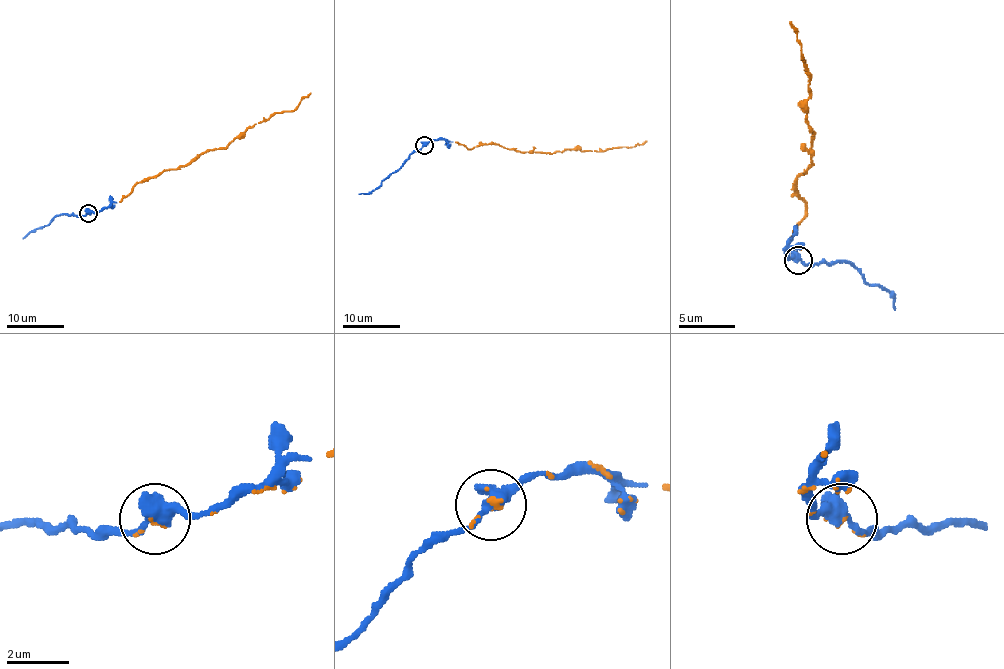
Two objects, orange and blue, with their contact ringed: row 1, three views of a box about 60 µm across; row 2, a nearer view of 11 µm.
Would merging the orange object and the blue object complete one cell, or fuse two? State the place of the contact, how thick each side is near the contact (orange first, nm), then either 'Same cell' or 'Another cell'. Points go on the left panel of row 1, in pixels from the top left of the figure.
Place: (88, 213). Thickness 110 nm (orange) against 440 nm. Same cell

